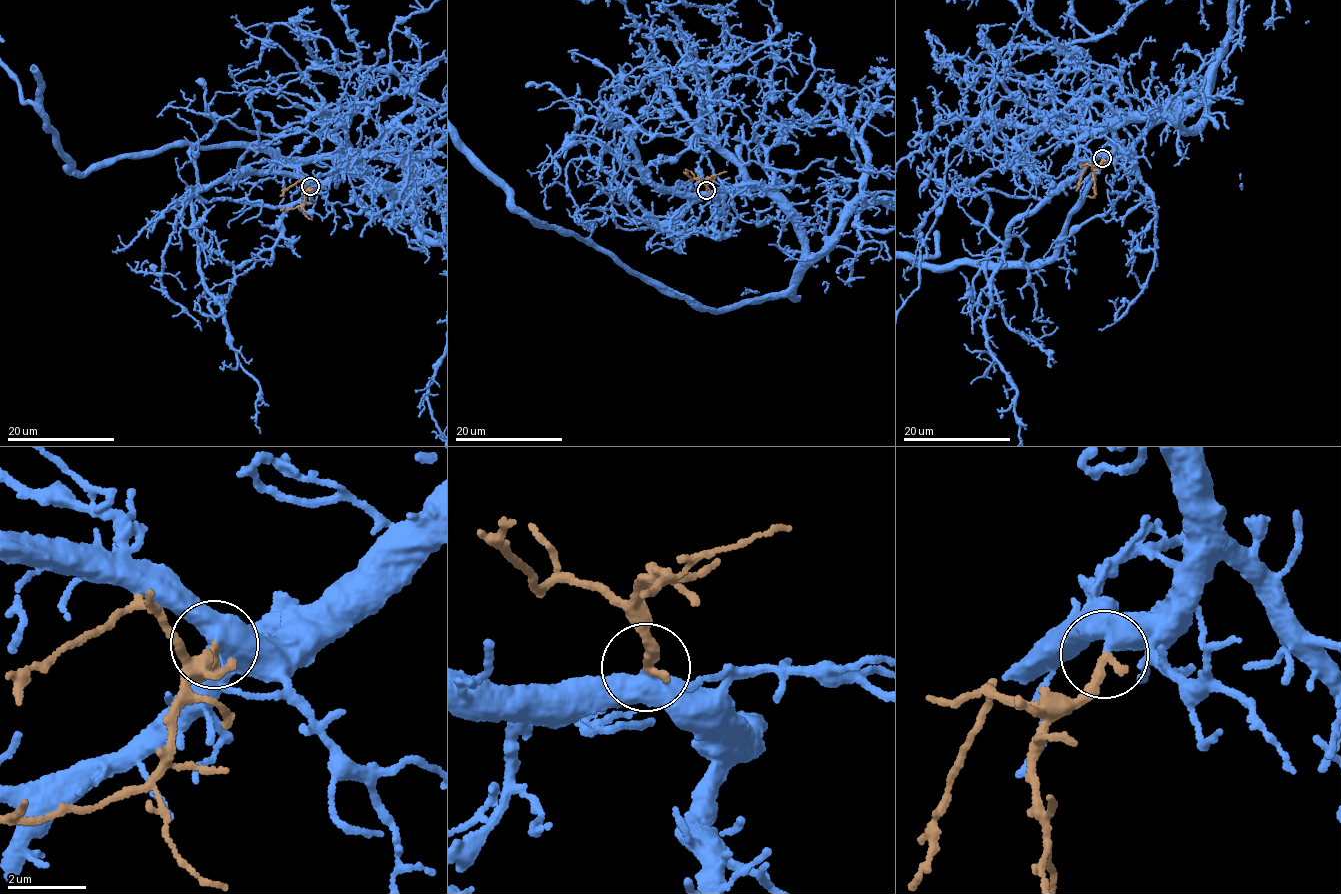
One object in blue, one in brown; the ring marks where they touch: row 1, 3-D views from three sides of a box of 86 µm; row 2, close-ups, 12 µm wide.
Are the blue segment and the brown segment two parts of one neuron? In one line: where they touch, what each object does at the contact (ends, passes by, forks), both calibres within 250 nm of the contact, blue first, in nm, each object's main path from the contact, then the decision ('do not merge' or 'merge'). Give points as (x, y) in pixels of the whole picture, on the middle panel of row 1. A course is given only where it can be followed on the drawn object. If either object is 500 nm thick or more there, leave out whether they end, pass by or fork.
at (706, 190); blue passes by; brown ends there; 400 nm thick on the blue side, 280 nm on the other; brown runs (706, 191), (706, 185), (692, 179), (685, 169); merge

